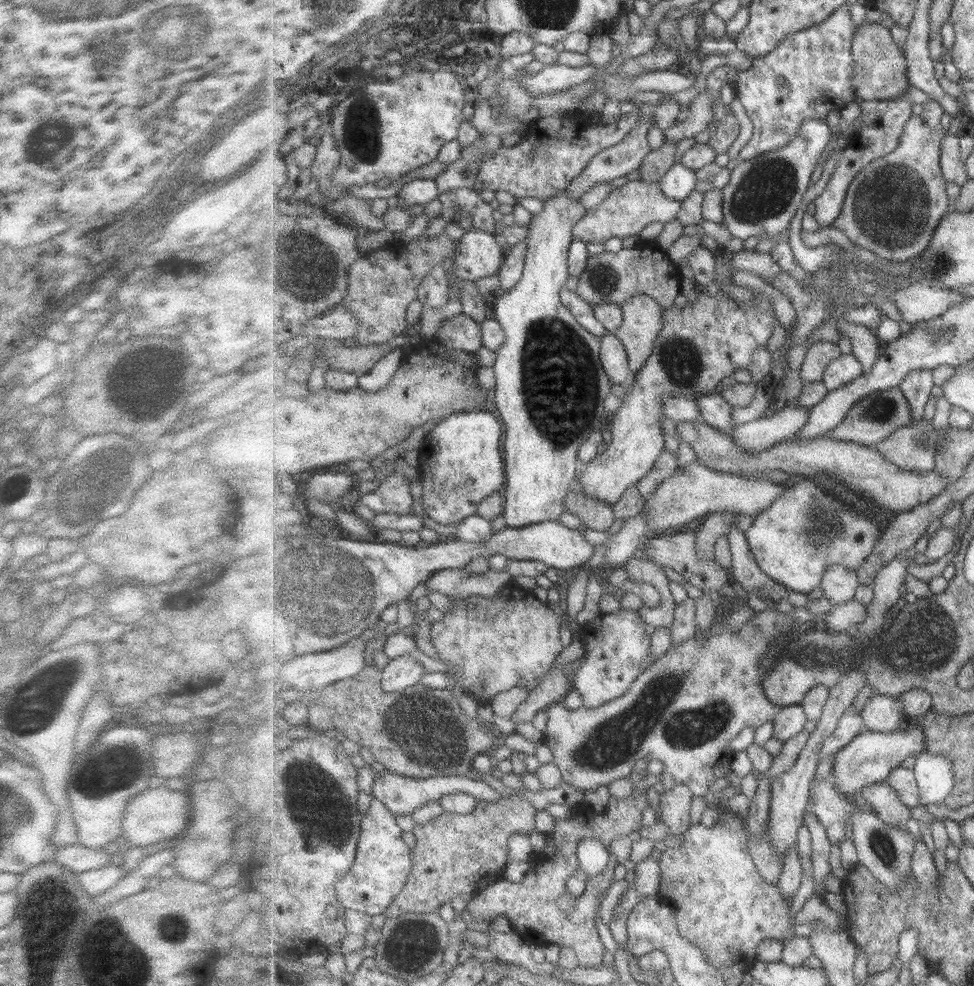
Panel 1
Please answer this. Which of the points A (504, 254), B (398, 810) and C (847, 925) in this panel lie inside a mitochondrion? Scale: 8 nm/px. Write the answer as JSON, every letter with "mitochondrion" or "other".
{"A":"other","B":"other","C":"other"}

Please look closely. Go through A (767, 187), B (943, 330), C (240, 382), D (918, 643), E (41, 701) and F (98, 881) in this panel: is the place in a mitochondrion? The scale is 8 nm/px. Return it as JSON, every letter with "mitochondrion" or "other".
{"A":"mitochondrion","B":"mitochondrion","C":"other","D":"mitochondrion","E":"mitochondrion","F":"other"}

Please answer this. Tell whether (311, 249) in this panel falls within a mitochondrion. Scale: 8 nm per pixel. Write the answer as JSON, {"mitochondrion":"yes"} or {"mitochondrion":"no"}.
{"mitochondrion":"yes"}

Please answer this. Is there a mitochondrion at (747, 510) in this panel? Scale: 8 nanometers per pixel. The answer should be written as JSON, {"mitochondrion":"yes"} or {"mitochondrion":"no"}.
{"mitochondrion":"no"}

